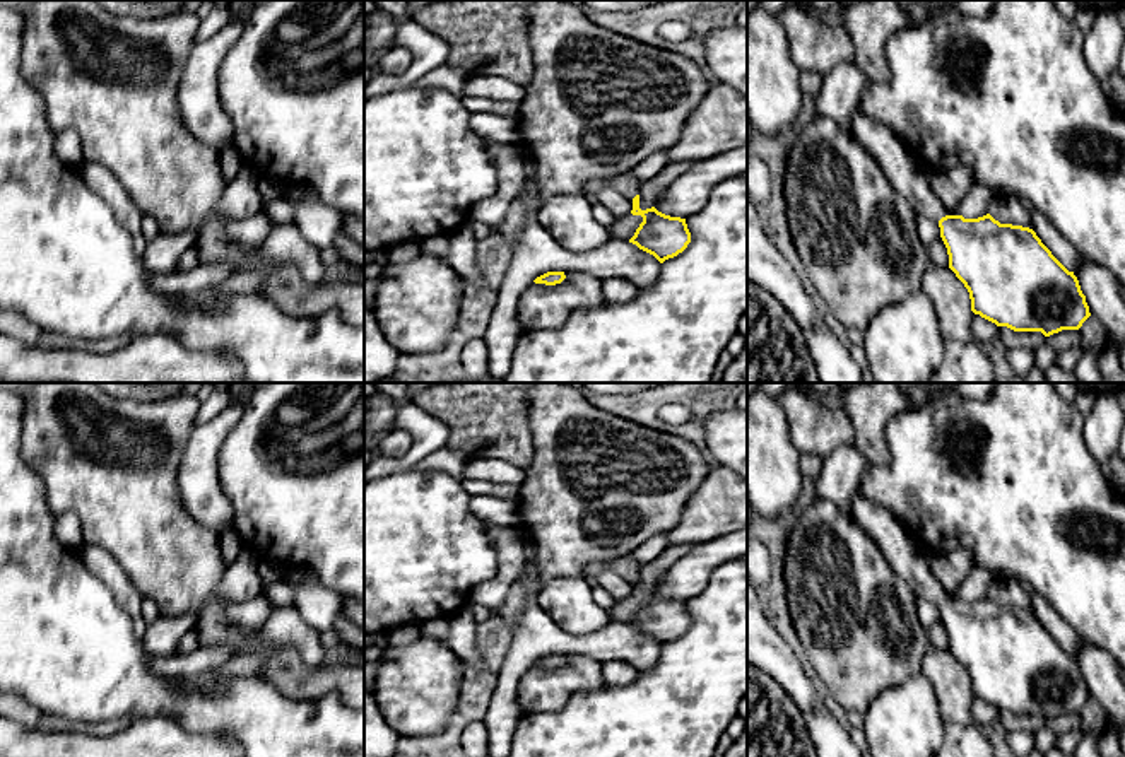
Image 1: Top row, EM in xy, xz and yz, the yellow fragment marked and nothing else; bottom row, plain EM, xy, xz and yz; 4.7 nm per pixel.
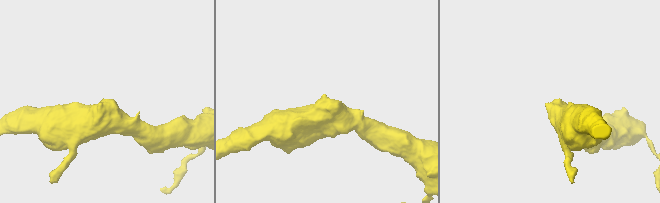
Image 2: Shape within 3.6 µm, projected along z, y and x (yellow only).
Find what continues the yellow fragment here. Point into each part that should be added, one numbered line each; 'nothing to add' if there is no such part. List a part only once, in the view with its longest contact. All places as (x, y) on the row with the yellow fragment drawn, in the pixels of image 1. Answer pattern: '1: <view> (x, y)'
1: yz (913, 180)

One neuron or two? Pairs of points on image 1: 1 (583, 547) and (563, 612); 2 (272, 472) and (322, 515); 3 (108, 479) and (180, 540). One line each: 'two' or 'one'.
1: two
2: one
3: one

